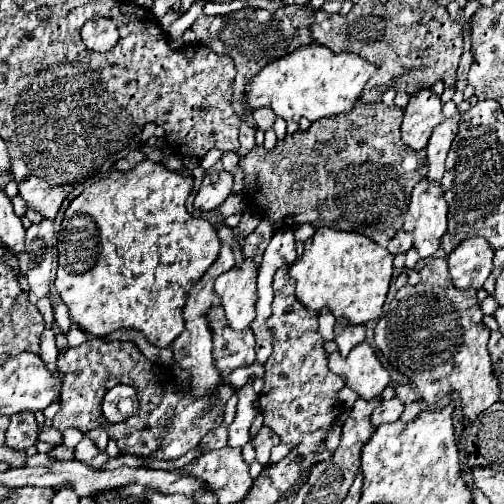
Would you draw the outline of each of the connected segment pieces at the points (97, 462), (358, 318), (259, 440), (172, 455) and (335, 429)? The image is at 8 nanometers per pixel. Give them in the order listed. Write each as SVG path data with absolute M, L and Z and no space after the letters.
M83 437L81 443L75 447L75 459L89 465L91 469L101 469L101 465L107 463L109 455L105 451L99 451L91 439Z
M317 229L315 235L305 241L303 257L291 265L289 275L297 281L295 295L307 309L319 311L321 307L329 307L335 317L345 317L357 325L381 315L393 277L393 255L359 233Z
M261 427L261 431L251 439L251 445L255 447L255 459L261 463L261 465L267 465L269 461L269 453L271 453L271 447L279 443L279 437L275 437L275 433L267 427Z
M89 337L83 345L69 347L67 351L59 353L57 369L63 373L63 401L59 413L53 417L53 427L57 431L65 431L69 427L75 427L79 431L99 427L99 415L103 415L99 397L105 397L111 387L125 383L135 387L139 409L125 423L109 423L107 433L111 431L111 437L119 439L117 447L121 453L165 461L175 461L189 449L197 447L203 433L219 425L219 421L223 419L223 407L233 395L231 385L219 387L219 399L197 399L191 393L181 395L171 369L149 361L137 349L137 345L129 341L103 341L99 337Z
M333 425L327 435L325 435L325 445L327 445L327 451L335 451L335 447L339 445L339 435L341 435L341 427L339 425Z

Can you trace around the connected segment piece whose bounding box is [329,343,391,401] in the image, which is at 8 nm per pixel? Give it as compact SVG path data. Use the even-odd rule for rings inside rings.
M369 343L357 345L349 357L341 357L337 351L333 351L329 355L329 369L337 373L349 389L357 391L367 401L381 395L391 383L389 371L379 363Z

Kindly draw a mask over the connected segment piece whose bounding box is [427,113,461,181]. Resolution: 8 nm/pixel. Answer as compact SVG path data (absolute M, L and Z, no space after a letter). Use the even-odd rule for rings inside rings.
M455 113L453 117L445 119L441 125L433 129L433 135L427 145L427 163L429 163L429 173L427 177L431 181L441 181L443 177L443 167L445 167L445 157L451 147L451 141L457 135L457 123L459 123L461 113Z

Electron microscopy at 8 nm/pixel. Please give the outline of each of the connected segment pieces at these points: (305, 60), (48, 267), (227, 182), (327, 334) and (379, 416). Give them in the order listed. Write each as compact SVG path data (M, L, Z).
M301 45L287 57L275 59L267 63L247 85L247 101L251 109L257 107L271 107L277 117L285 121L299 121L307 117L309 121L317 121L321 117L341 115L355 107L359 95L375 73L375 65L363 61L355 53L335 53L325 45Z
M43 219L39 225L31 225L25 235L25 251L19 253L19 269L29 281L29 299L37 303L41 297L47 297L51 291L51 275L53 275L53 261L57 257L57 237L53 221Z
M217 161L209 171L205 171L203 183L195 197L195 209L199 211L213 211L217 209L233 189L233 175L223 169L223 163Z
M319 313L319 331L325 341L333 339L333 325L335 325L335 317L331 317L331 313Z
M389 399L389 401L383 401L375 409L375 413L371 415L371 423L375 427L379 427L381 423L393 423L393 421L397 421L401 417L401 413L403 413L403 401Z

